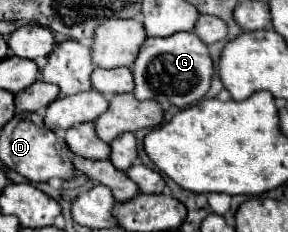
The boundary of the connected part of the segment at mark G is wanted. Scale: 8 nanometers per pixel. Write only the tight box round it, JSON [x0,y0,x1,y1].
[132,33,214,107]

